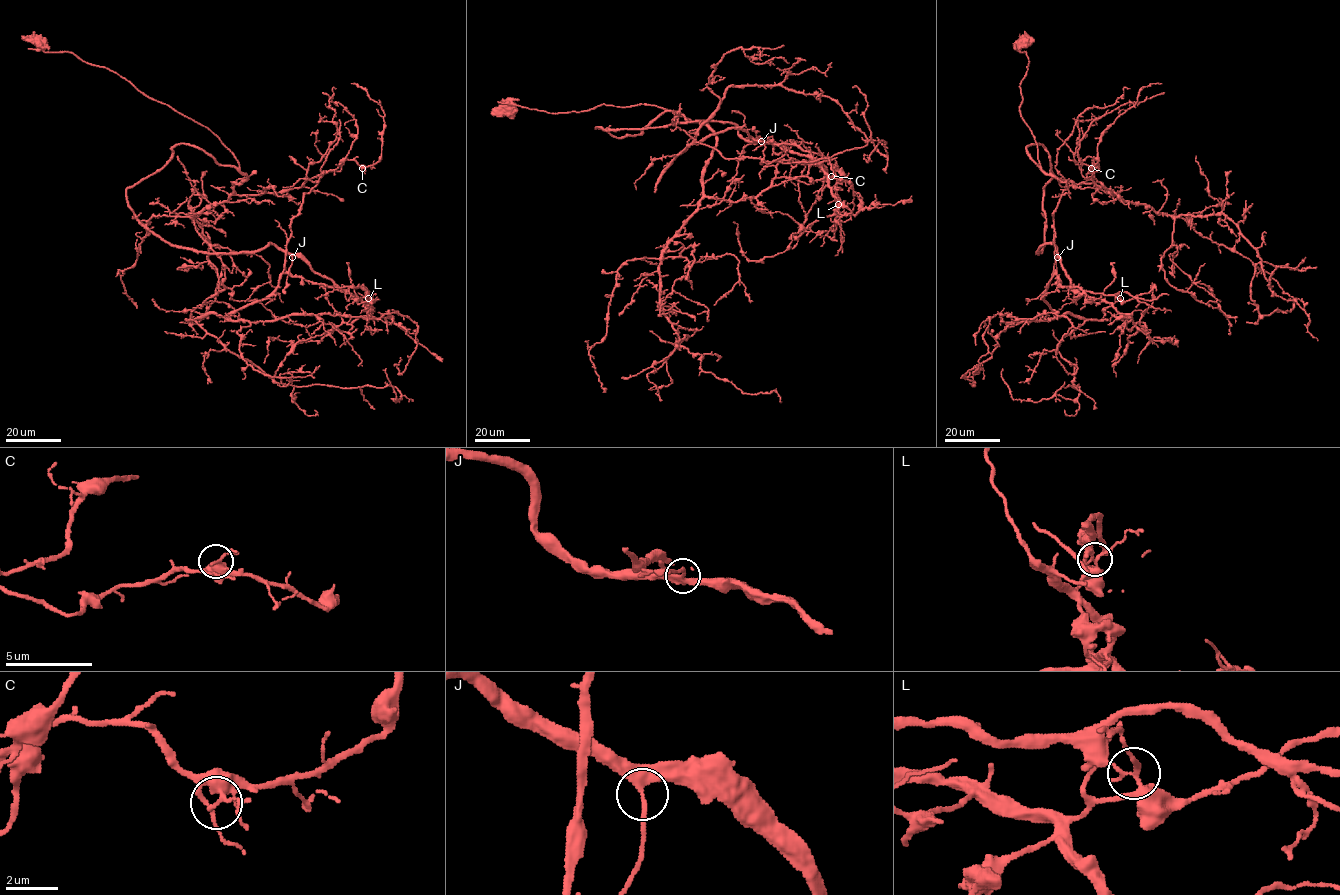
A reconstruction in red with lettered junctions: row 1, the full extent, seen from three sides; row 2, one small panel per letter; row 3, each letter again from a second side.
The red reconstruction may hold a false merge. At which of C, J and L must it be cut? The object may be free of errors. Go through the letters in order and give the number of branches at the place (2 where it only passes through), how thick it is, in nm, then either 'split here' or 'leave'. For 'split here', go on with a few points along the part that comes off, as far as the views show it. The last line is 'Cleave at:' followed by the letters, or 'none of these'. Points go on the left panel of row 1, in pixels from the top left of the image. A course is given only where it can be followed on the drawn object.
C: 4 | 260 nm | leave
J: 3 | 240 nm | leave
L: 4 | 200 nm | split here | (368, 298), (360, 287), (283, 273), (262, 299), (196, 322), (279, 383), (392, 385), (396, 402), (386, 368)
Cleave at: L

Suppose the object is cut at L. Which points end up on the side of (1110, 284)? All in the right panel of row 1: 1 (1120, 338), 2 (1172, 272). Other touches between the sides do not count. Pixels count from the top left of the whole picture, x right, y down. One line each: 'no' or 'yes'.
1: yes
2: yes

